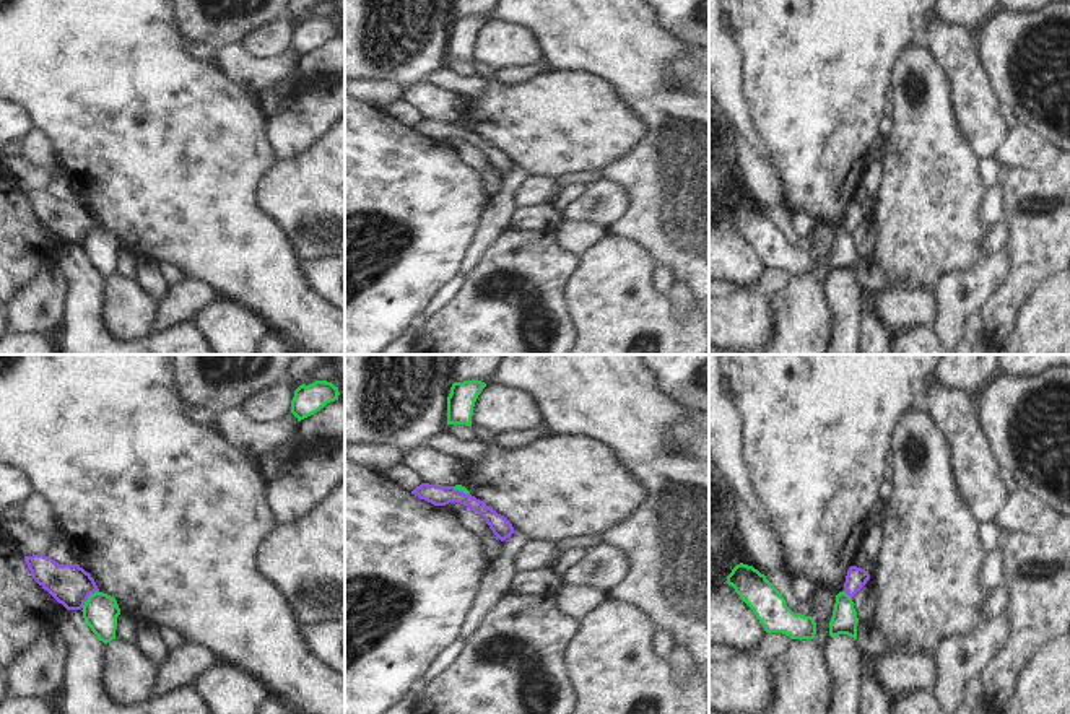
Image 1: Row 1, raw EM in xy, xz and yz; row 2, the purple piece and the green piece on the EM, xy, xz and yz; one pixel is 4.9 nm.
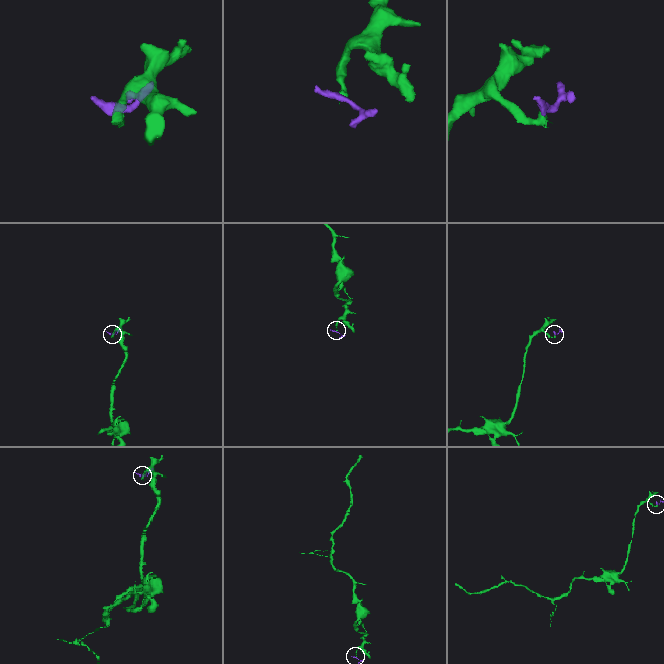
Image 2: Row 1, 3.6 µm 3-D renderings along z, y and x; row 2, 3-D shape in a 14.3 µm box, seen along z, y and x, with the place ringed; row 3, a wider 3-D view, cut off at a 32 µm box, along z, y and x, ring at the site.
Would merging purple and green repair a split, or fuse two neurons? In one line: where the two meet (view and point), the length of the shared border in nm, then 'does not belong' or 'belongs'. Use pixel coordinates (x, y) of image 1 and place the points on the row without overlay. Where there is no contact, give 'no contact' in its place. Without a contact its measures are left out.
meets purple in xy at (88, 231); contact 120 nm long; does not belong

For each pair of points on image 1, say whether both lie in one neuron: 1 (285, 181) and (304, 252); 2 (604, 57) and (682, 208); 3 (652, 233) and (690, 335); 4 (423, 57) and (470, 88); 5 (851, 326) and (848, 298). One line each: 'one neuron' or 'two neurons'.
1: one neuron
2: one neuron
3: two neurons
4: two neurons
5: one neuron

